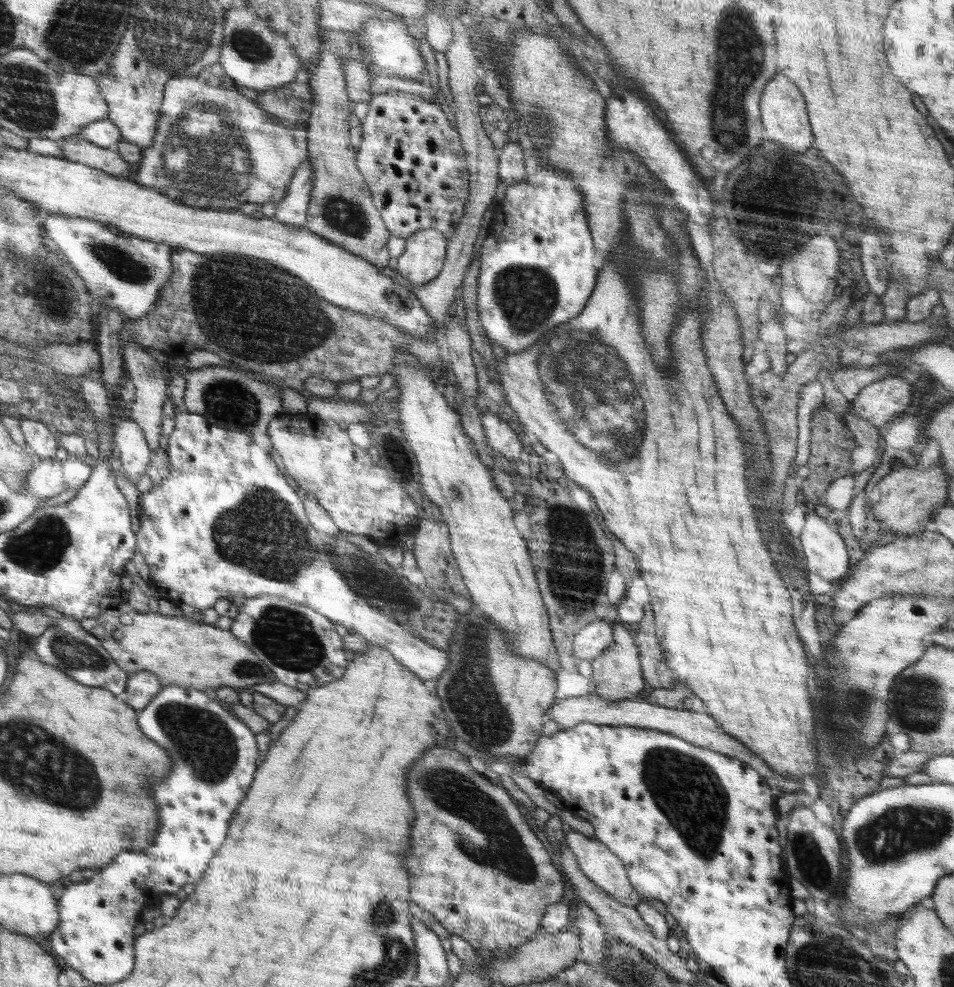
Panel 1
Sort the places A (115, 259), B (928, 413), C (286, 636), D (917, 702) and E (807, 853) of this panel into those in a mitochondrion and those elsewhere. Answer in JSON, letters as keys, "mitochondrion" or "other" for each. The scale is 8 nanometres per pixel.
{"A":"mitochondrion","B":"other","C":"mitochondrion","D":"mitochondrion","E":"mitochondrion"}

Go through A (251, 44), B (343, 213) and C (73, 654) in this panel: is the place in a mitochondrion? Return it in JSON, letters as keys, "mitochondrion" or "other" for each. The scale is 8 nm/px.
{"A":"mitochondrion","B":"mitochondrion","C":"mitochondrion"}

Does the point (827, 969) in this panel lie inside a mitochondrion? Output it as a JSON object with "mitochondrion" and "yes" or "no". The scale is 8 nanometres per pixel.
{"mitochondrion":"yes"}

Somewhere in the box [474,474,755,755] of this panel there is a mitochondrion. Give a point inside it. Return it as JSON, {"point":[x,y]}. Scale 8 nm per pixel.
{"point":[573,567]}

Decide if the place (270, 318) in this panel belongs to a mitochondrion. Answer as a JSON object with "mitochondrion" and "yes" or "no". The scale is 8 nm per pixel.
{"mitochondrion":"yes"}

